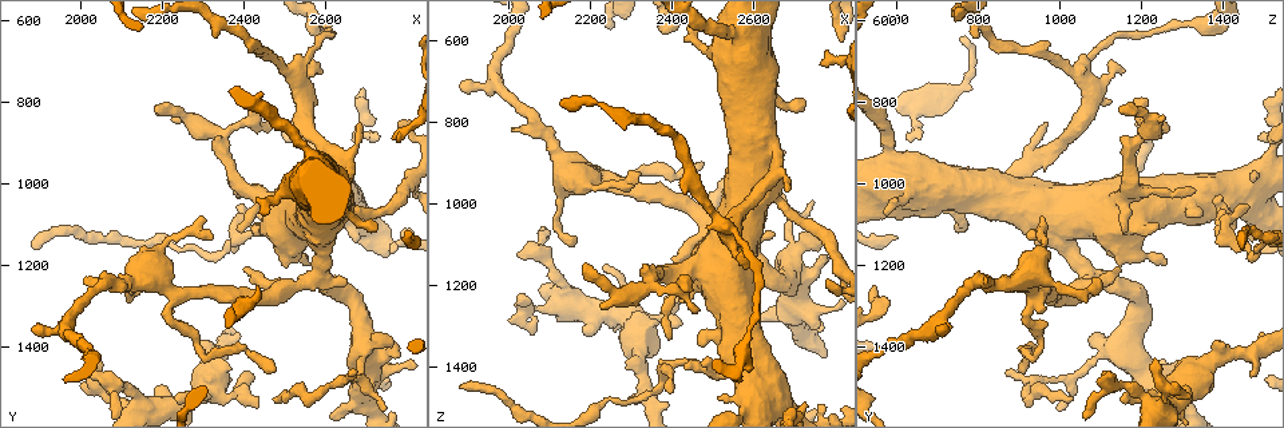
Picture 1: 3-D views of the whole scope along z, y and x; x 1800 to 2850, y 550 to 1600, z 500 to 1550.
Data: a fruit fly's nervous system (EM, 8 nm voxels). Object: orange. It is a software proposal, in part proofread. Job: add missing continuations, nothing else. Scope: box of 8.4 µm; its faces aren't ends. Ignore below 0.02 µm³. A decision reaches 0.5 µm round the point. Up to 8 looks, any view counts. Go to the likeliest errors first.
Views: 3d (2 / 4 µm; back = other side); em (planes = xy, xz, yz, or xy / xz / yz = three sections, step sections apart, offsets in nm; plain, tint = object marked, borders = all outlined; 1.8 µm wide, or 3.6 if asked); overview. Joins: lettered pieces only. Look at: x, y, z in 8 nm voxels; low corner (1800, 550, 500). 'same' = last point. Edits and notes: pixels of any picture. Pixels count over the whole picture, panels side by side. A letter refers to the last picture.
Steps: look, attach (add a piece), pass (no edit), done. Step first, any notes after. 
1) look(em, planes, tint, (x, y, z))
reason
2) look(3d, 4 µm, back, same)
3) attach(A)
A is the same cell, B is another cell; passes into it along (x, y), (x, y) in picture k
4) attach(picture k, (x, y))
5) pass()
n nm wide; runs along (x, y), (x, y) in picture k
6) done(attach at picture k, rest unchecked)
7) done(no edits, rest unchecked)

look(em, planes, plain, (2455, 1035, 1150))
calibre changes

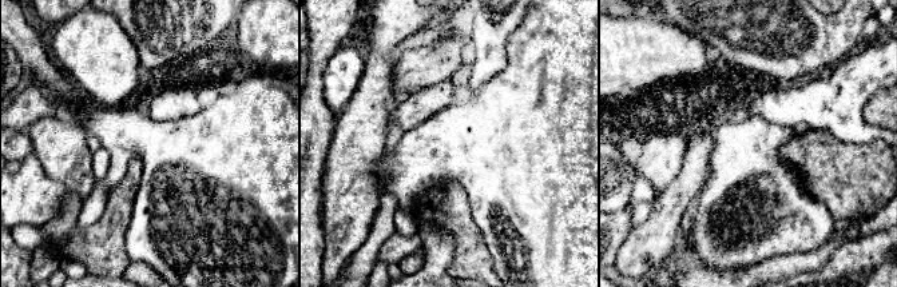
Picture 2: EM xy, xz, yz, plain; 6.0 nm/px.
look(em, planes, borders, same)
see the neighbours

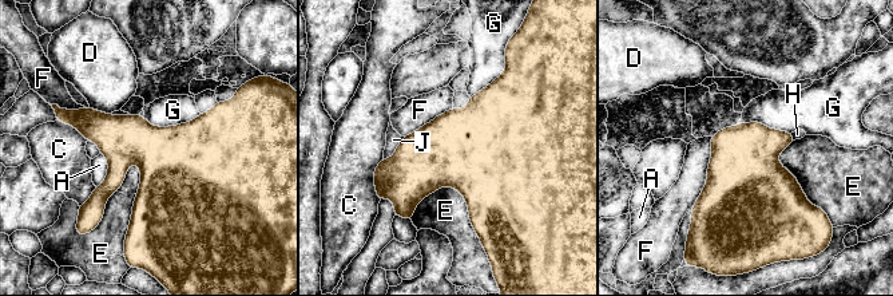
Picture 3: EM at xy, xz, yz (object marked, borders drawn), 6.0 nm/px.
pass()
F touches over 460 nm; A, C, D, E, F, G, H and J are other cells; no lettered piece goes on from it

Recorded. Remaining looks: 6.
look(em, xz, step 16, tint, (2780, 890, 620))
thin end

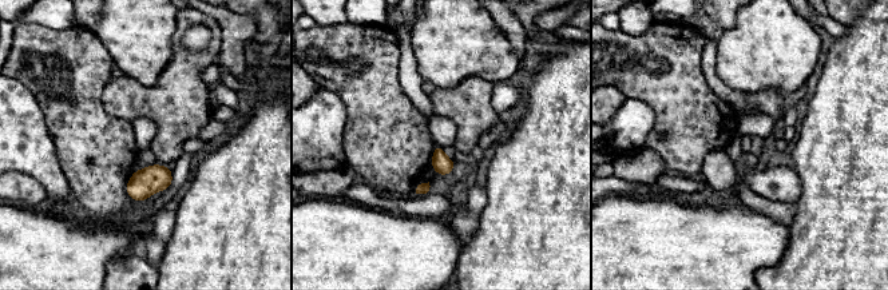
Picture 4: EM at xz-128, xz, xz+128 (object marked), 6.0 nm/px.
look(em, planes, borders, same)
another direction

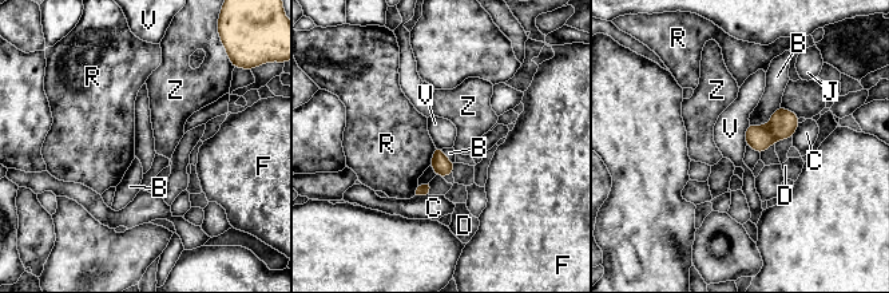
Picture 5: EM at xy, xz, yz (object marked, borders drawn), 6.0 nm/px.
pass()
B touches over 220 nm; B, C, D, F, J, R, V and Z are other cells; border along (749, 123), (745, 131), (746, 145) in picture 5; no lettered piece goes on from it

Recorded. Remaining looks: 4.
look(em, planes, borders, (2475, 1455, 905))
free end

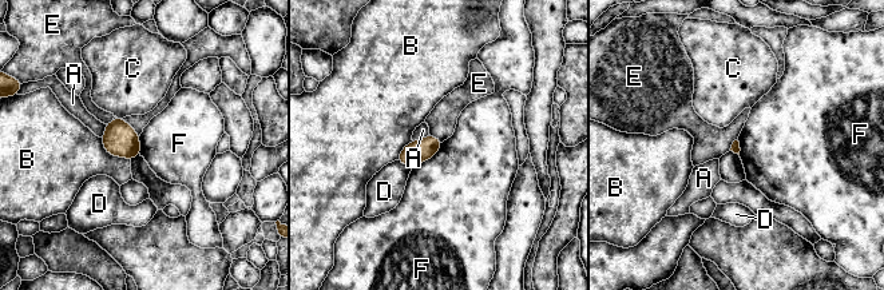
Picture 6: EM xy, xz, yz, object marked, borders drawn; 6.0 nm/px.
pass()
A, B, C, D, E and F are other cells; border along (443, 142), (432, 157), (412, 167) in picture 6; none of them fits

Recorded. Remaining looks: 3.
done(no edits, rest unchecked)

